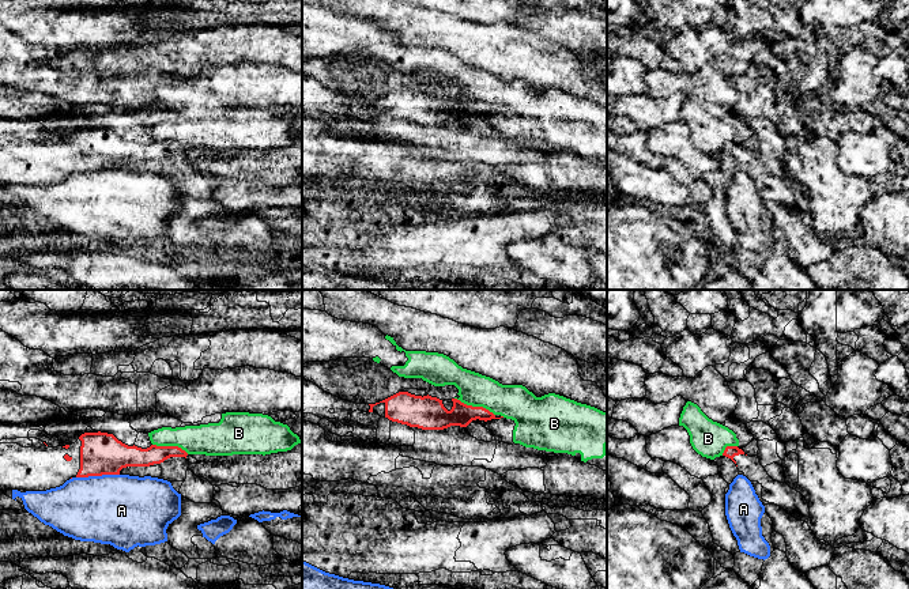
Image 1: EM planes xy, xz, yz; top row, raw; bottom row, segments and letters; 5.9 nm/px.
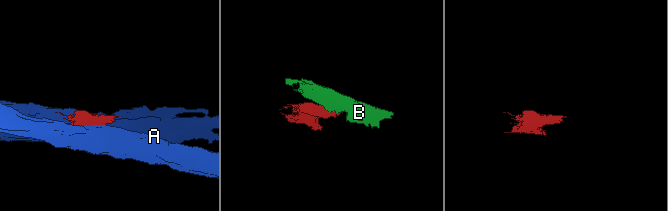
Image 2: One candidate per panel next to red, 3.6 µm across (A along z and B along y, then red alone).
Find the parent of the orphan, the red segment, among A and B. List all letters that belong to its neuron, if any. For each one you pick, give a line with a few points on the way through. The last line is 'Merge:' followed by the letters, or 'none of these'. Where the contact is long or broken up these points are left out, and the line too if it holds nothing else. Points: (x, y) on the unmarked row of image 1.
Merge: none of these

